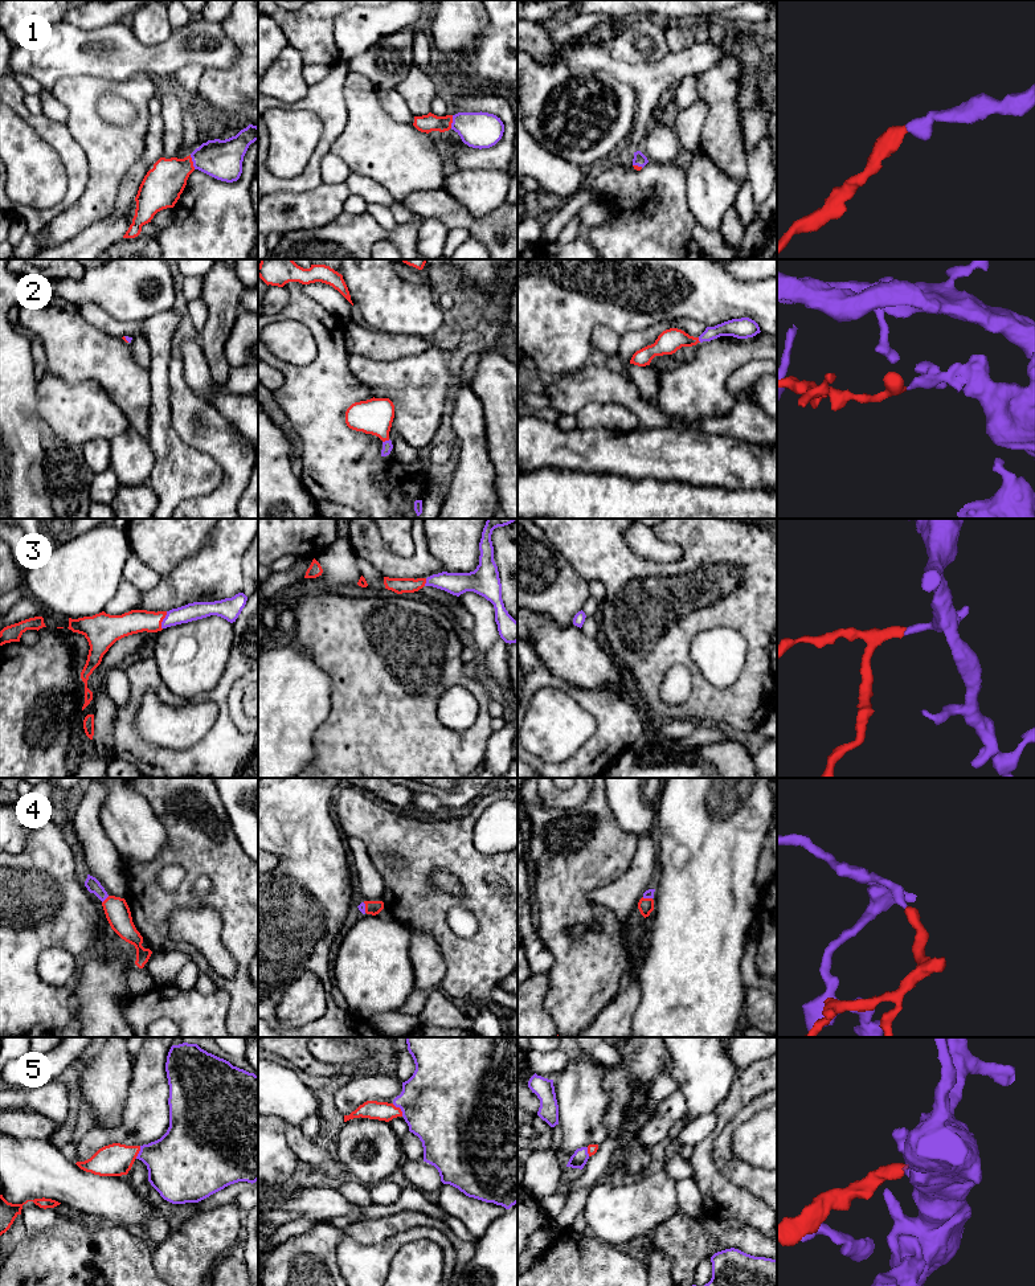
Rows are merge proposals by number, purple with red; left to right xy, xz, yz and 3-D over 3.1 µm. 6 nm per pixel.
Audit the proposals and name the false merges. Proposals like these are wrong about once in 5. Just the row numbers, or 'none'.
none

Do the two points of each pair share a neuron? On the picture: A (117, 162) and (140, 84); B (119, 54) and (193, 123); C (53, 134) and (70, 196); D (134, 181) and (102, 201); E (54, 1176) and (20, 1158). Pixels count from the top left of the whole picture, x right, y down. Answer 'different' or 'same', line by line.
A: same
B: different
C: same
D: different
E: same

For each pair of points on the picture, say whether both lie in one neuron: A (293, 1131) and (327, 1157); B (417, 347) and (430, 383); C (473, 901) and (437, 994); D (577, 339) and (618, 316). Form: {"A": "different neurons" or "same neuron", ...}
{"A": "same neuron", "B": "different neurons", "C": "different neurons", "D": "same neuron"}

